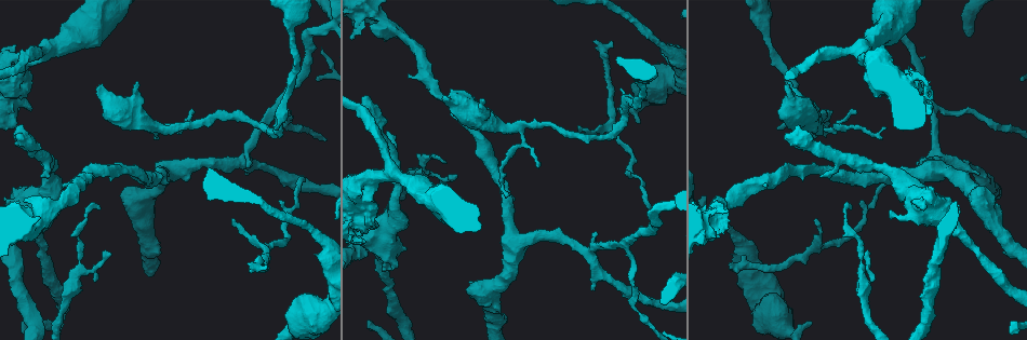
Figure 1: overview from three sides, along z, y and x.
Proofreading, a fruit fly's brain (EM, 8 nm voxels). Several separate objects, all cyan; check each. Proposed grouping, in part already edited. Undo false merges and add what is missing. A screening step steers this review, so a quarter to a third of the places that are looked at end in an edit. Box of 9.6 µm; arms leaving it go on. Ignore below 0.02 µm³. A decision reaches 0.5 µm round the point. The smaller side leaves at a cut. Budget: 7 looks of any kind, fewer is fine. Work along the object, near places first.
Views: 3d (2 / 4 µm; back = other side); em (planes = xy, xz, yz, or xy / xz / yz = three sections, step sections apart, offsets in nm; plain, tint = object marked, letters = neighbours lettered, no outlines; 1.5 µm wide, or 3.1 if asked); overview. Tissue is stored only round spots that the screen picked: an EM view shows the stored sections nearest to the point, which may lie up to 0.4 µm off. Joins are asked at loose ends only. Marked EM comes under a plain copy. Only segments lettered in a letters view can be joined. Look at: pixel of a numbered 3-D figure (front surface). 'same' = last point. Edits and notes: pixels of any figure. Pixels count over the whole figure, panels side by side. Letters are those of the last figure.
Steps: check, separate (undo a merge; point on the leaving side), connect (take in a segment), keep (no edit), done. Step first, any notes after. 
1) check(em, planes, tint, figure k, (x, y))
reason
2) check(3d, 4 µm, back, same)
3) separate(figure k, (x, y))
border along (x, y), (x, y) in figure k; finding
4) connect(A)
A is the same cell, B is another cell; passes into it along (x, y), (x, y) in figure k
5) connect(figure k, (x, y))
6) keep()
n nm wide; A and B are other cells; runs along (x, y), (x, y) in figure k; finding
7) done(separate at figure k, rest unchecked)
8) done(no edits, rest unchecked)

check(3d, 2 µm, figure 1, (248, 174))
an open end

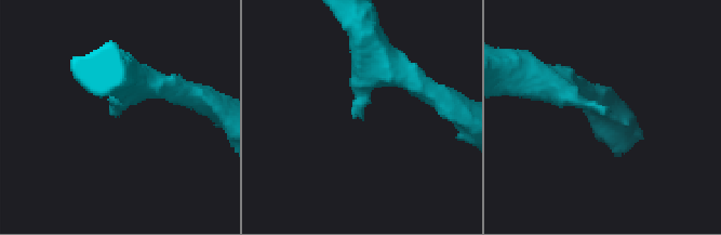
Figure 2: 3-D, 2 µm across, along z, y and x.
check(em, yz, step 4, tint, figure 2, (605, 113))
need the tissue

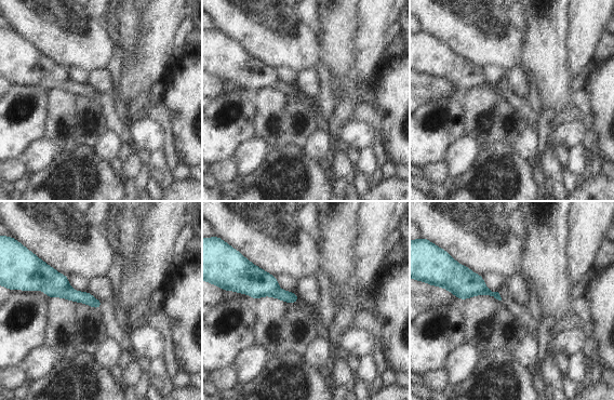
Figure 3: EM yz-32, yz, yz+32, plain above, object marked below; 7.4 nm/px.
check(em, xz, step 4, letters, same)

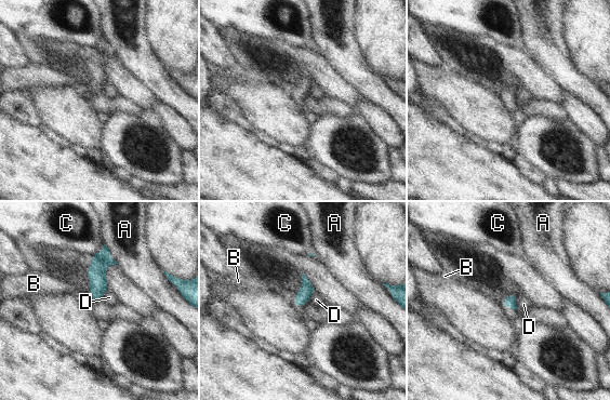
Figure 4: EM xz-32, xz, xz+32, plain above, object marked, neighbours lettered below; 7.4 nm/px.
keep()
A touches over 190 nm; A, B, C and D are other cells; none of them fits

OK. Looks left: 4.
check(3d, 4 µm, figure 1, (174, 129))
small branch off a trunk

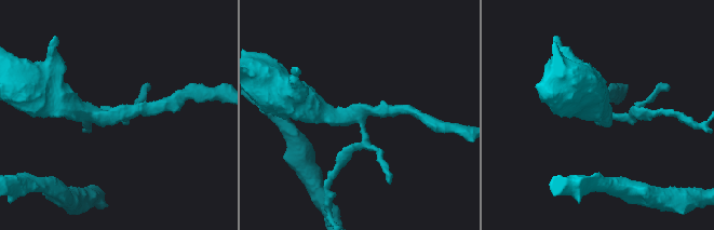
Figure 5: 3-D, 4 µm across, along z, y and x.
check(em, yz, step 4, letters, figure 5, (361, 114))

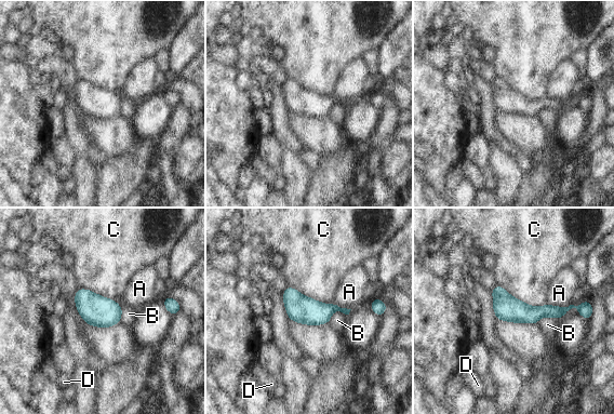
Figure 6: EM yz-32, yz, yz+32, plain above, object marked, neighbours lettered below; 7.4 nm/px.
keep()
A, B, C and D are other cells; border along (497, 284), (530, 305), (546, 304) in figure 6; one neuron here

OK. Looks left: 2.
check(em, planes, tint, figure 1, (592, 42))
branch stops here

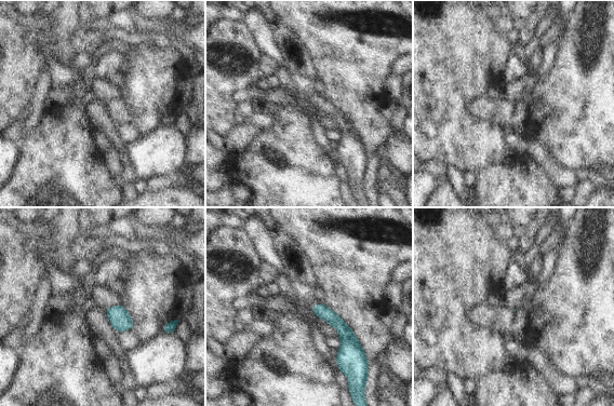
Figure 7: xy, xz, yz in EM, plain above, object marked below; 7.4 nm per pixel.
check(em, planes, letters, same)
what lies round it

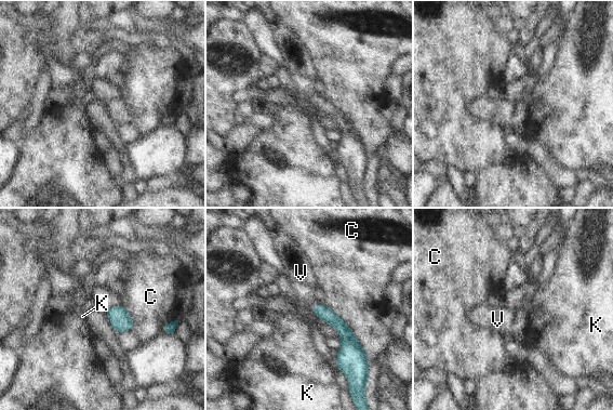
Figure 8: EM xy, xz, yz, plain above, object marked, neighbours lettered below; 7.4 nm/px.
connect(V)
V is the same cell, C and K are other cells; passes into it along (322, 312), (316, 305), (302, 275) in figure 8; the neuron continues

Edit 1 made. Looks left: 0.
done(connect at figure 8, rest unchecked)

